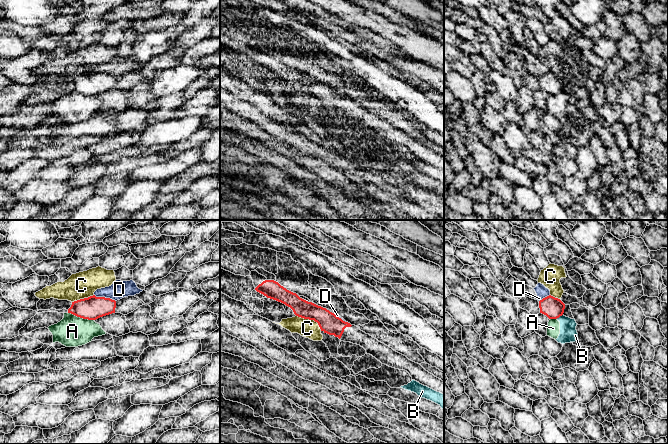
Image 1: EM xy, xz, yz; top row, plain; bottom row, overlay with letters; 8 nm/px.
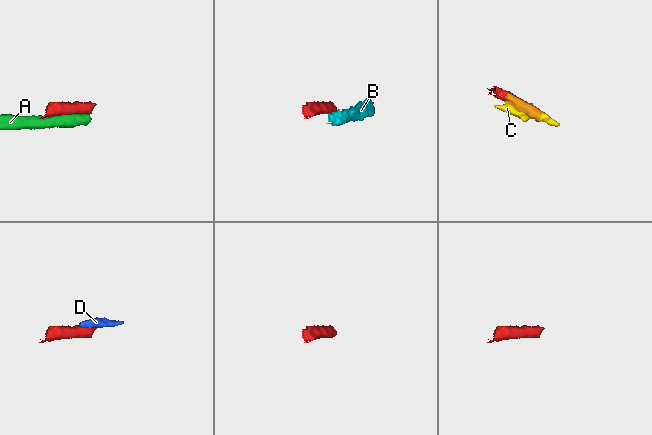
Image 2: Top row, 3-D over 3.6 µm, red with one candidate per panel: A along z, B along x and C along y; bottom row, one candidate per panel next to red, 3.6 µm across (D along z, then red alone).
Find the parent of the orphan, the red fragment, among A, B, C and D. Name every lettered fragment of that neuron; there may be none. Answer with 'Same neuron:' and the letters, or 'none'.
Same neuron: none

